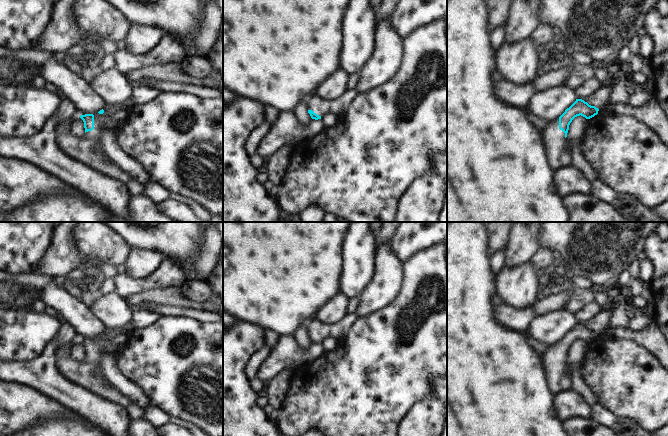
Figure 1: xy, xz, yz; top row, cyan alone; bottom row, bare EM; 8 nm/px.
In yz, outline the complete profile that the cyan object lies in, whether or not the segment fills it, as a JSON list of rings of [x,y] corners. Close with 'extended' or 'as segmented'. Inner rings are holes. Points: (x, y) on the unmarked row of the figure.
[[[582,323],[576,325],[565,334],[565,336],[554,345],[550,346],[543,354],[543,367],[552,395],[571,389],[571,380],[565,372],[565,364],[569,349],[577,340],[590,343],[598,338],[599,333],[589,329]]]; extended

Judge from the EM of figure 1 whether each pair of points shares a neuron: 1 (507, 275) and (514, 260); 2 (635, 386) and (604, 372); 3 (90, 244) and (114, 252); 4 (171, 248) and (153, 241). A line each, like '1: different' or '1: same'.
1: different
2: same
3: same
4: same

